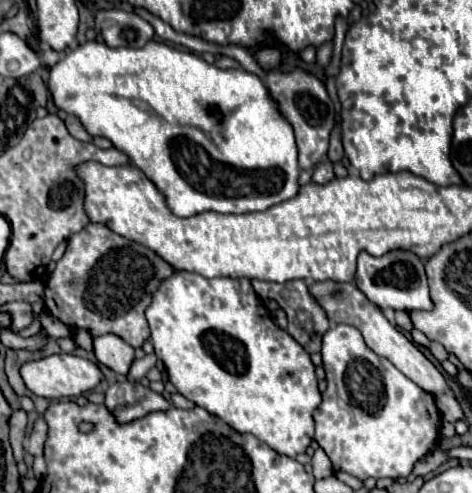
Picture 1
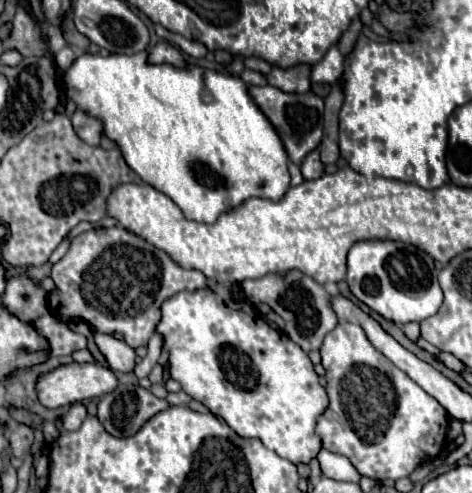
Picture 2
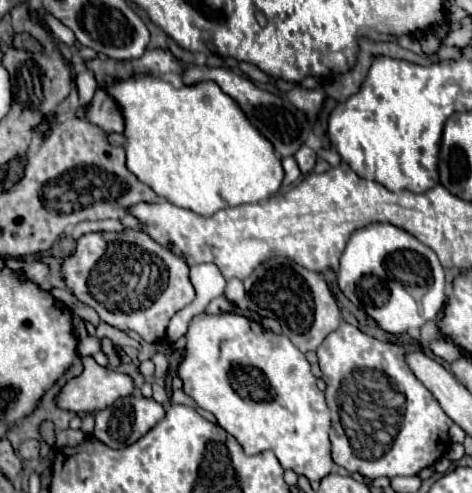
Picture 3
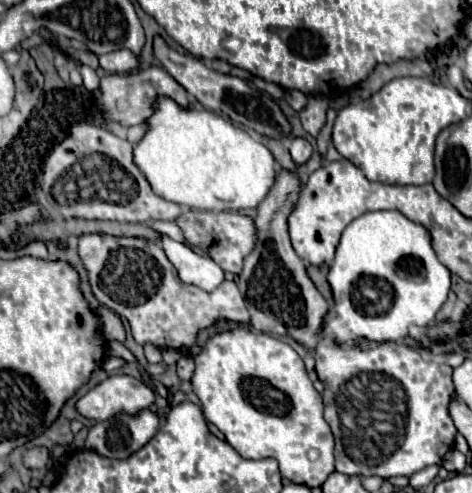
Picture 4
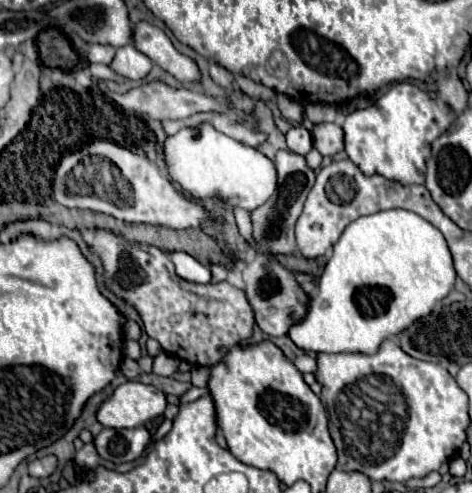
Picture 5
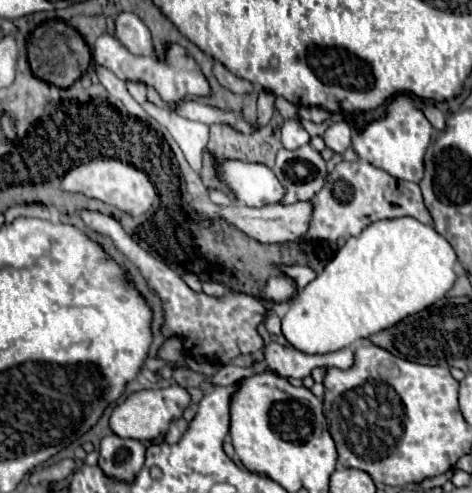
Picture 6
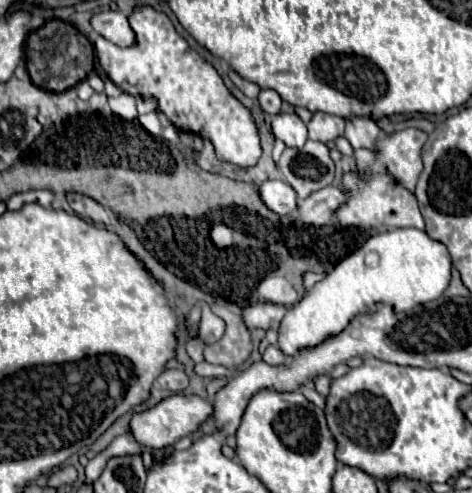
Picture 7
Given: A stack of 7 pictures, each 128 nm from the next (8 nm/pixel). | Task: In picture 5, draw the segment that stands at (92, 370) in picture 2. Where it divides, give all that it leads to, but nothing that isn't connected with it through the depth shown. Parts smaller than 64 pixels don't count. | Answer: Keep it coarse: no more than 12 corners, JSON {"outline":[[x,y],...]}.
{"outline":[[136,380],[116,386],[96,420],[138,428],[158,418],[166,398]]}

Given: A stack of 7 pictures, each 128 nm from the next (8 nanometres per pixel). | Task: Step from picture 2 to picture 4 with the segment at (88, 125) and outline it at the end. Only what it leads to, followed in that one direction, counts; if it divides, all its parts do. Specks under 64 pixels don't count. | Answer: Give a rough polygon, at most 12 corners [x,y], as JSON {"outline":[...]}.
{"outline":[[162,68],[100,80],[106,122],[124,128],[154,112],[156,96],[196,100]]}

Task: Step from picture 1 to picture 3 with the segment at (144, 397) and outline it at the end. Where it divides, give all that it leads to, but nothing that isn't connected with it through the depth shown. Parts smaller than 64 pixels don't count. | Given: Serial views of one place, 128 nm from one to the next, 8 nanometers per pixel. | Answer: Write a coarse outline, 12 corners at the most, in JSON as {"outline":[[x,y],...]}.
{"outline":[[140,392],[96,412],[92,434],[126,448],[162,418]]}

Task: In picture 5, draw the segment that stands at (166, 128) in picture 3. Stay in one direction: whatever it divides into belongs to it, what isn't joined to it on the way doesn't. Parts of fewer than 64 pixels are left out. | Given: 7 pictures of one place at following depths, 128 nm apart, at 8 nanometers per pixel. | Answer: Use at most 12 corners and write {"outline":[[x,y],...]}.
{"outline":[[208,122],[168,136],[170,180],[252,212],[274,162]]}

